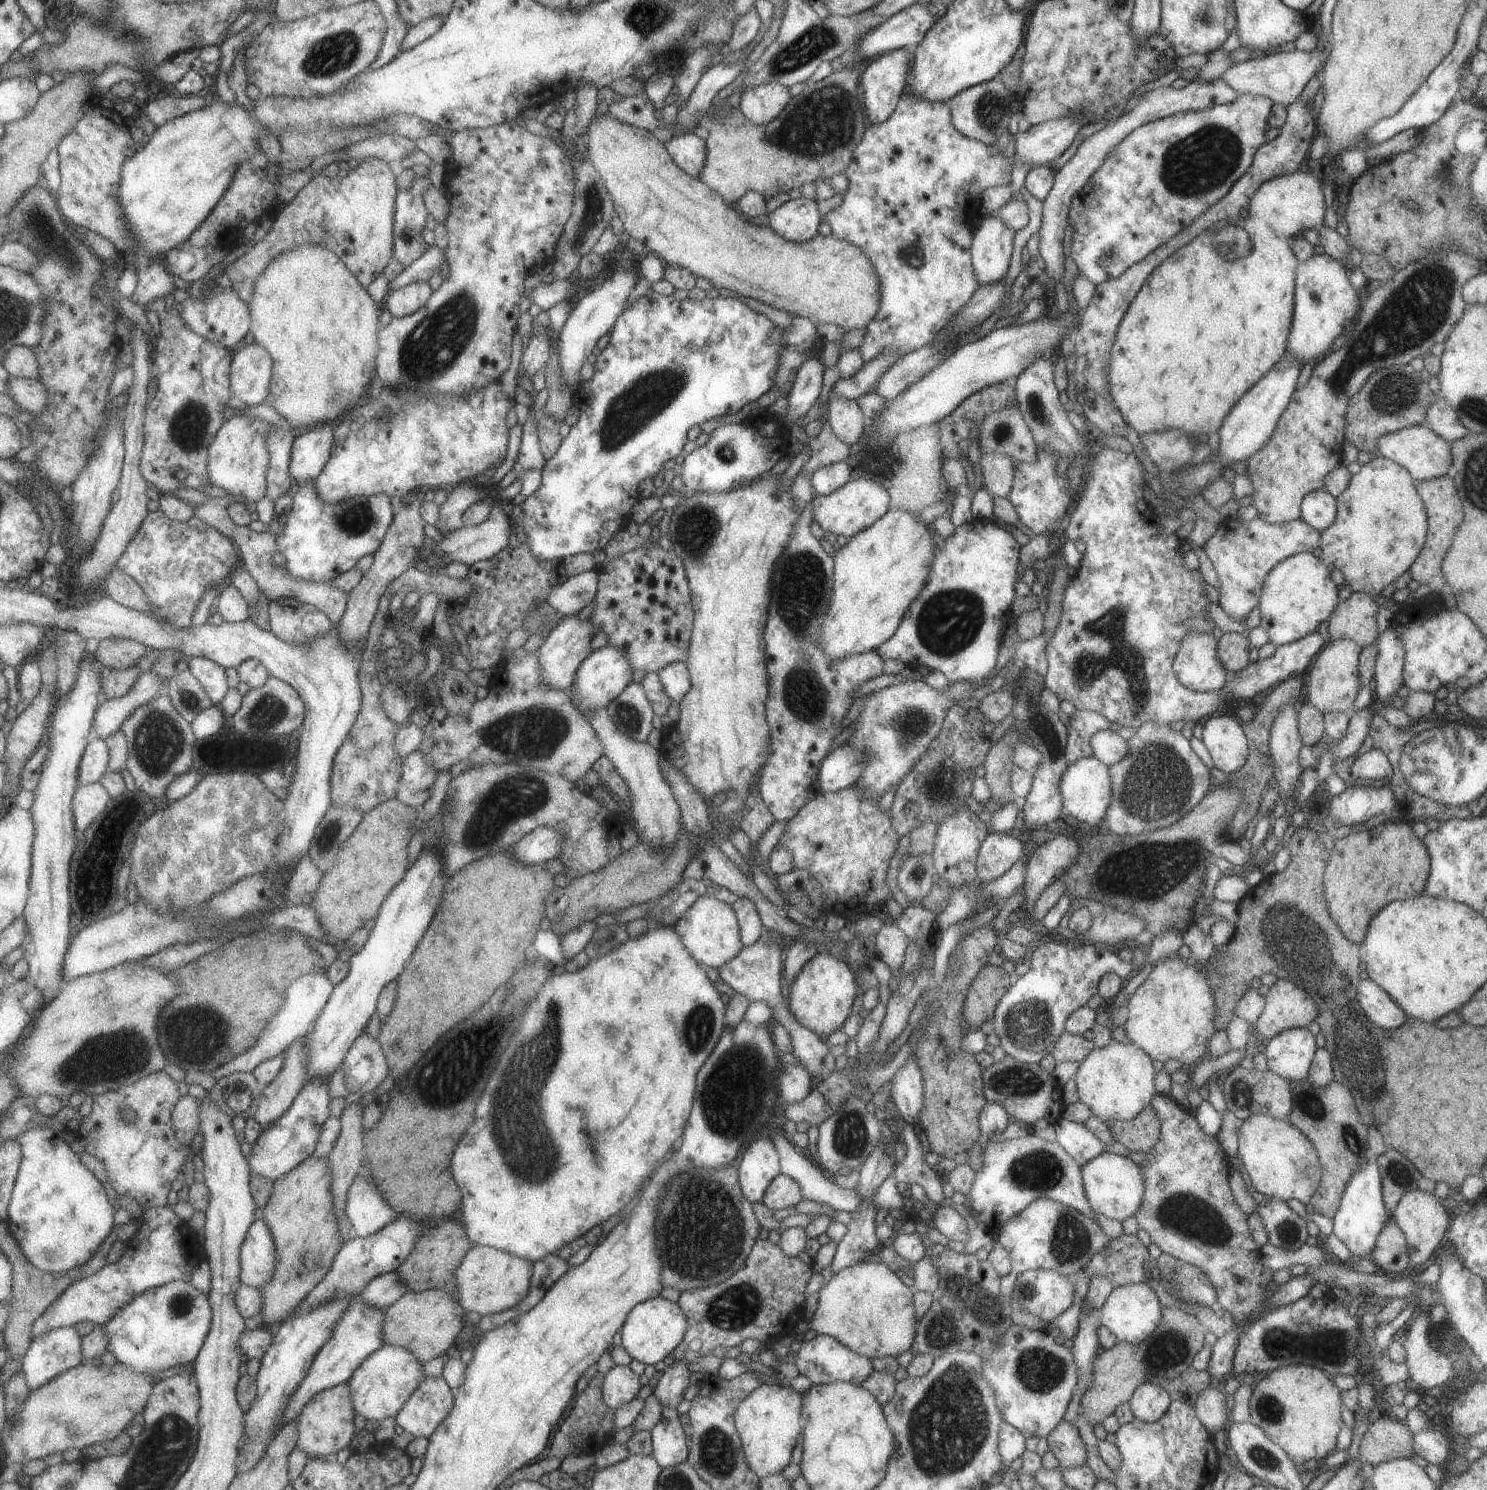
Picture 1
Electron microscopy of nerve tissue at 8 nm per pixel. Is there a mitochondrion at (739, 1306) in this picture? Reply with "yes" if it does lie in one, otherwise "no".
yes

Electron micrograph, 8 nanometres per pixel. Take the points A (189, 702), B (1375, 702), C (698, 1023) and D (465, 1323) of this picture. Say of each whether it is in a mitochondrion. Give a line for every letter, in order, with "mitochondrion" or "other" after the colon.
A: mitochondrion
B: other
C: mitochondrion
D: other

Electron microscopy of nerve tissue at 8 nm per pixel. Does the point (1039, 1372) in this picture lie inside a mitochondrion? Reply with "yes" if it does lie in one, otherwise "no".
yes

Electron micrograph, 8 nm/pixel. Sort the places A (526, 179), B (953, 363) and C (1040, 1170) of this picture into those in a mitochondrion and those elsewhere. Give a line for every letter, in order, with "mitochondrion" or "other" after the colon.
A: mitochondrion
B: other
C: mitochondrion

